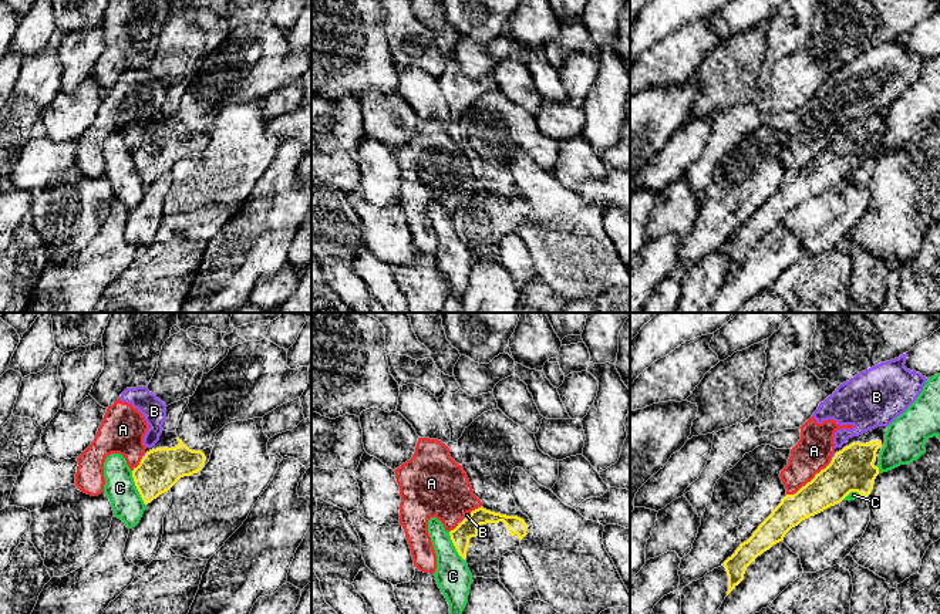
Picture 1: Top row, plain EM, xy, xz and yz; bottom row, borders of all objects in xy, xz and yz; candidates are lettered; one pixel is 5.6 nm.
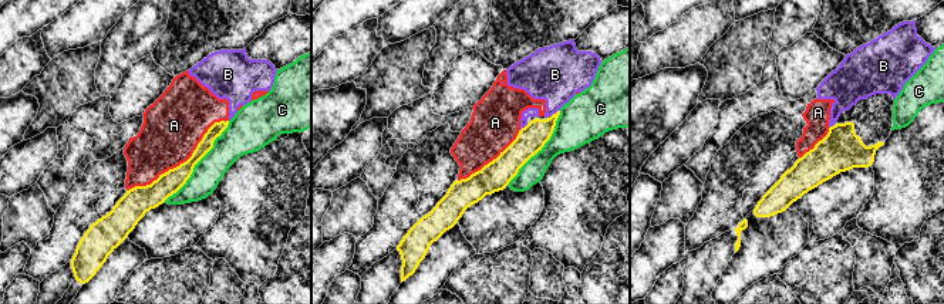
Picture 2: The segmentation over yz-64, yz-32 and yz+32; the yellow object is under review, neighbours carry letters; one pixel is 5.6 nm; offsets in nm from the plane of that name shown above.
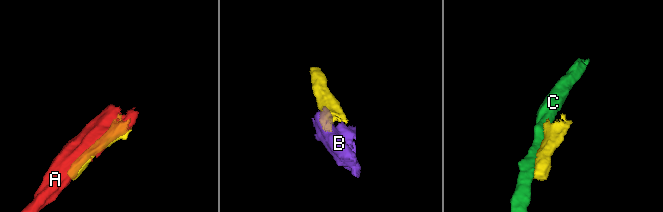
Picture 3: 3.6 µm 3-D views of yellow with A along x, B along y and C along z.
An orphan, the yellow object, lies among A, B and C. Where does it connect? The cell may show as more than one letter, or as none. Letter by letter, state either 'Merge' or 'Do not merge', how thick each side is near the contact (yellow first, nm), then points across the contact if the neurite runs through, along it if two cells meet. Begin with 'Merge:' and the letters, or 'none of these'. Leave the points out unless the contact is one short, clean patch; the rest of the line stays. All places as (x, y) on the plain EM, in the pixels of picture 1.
Merge: B
A: Do not merge. Thickness 240 nm (yellow) against 200 nm
B: Merge. Thickness 110 nm (yellow) against 20 nm. Path across: xz (468, 209), (465, 199), (467, 196)
C: Do not merge. Thickness 240 nm (yellow) against 180 nm

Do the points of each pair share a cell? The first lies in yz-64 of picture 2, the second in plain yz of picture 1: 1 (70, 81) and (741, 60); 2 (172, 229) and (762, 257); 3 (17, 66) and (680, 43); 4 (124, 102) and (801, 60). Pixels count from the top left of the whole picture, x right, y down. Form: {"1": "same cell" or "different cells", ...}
{"1": "same cell", "2": "different cells", "3": "same cell", "4": "same cell"}

